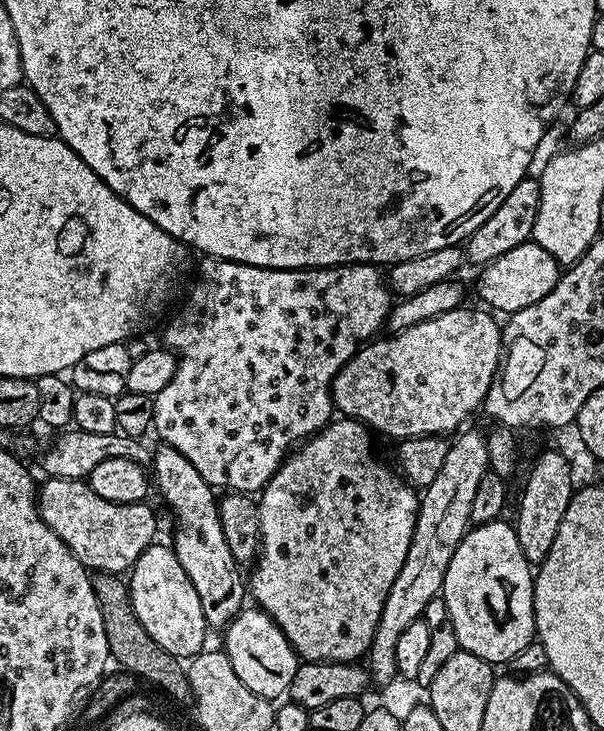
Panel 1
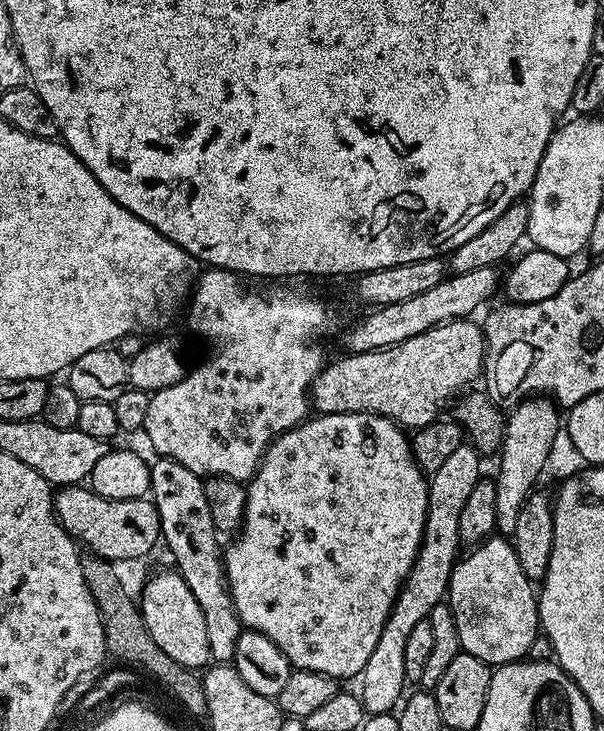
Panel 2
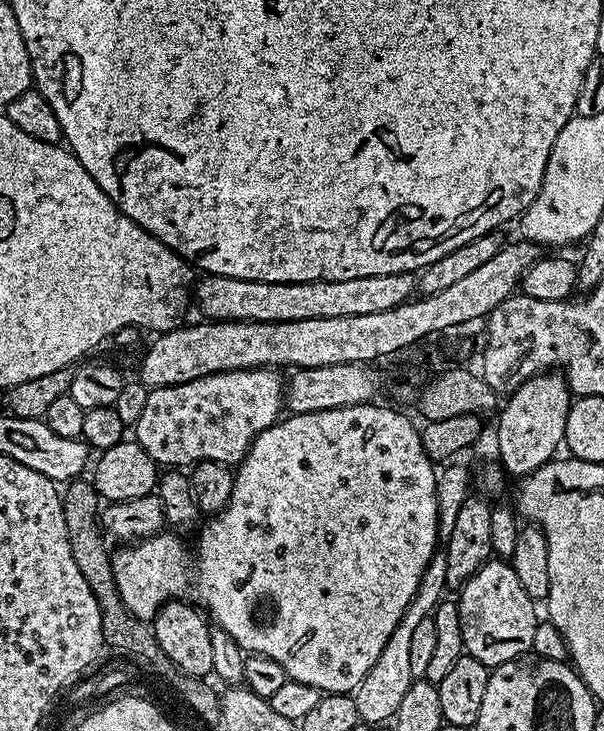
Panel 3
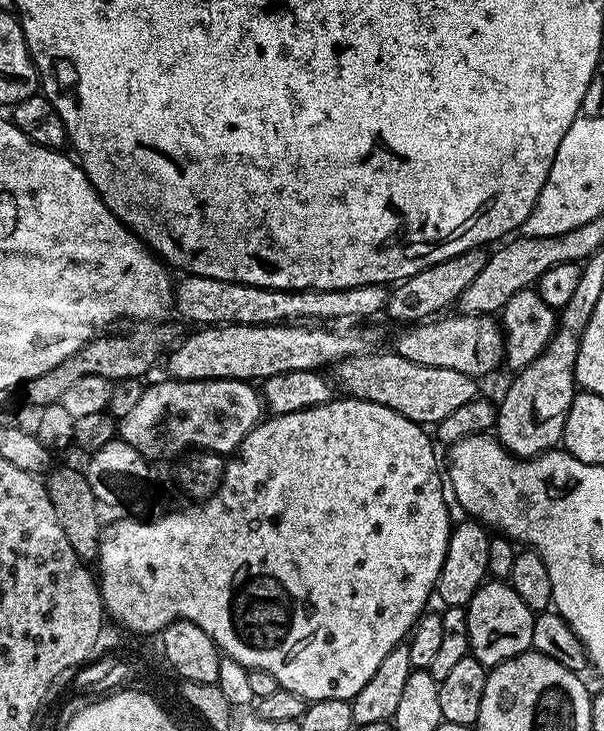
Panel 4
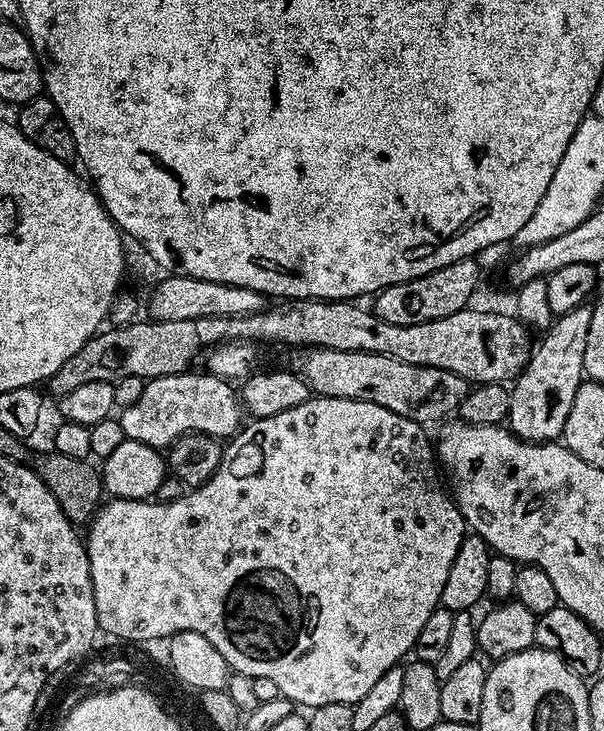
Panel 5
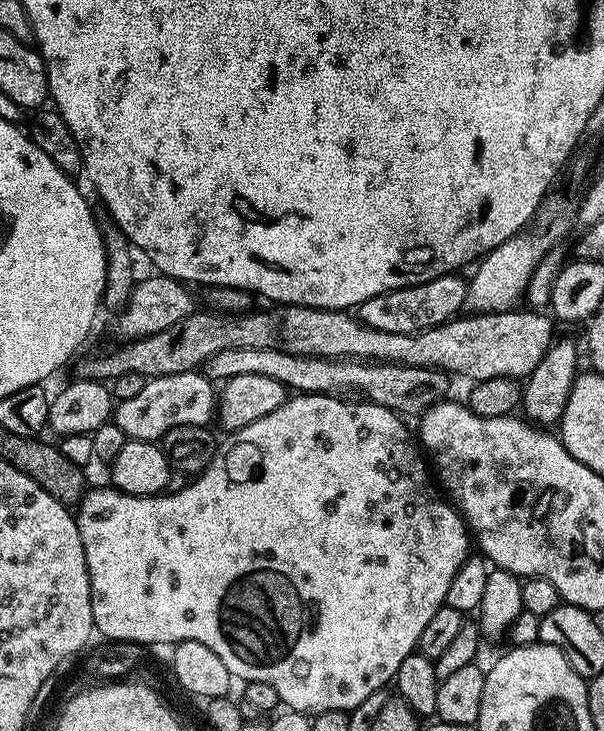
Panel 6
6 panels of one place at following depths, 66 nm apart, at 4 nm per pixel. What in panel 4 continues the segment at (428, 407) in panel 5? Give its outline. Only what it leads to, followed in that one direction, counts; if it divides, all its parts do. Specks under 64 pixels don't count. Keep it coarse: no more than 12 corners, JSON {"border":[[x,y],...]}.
{"border":[[394,350],[337,361],[354,400],[434,426],[477,399],[477,377]]}

